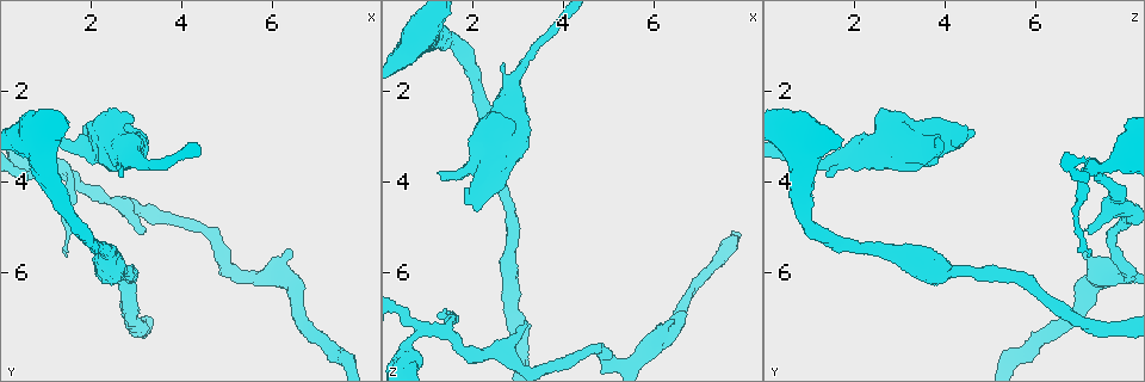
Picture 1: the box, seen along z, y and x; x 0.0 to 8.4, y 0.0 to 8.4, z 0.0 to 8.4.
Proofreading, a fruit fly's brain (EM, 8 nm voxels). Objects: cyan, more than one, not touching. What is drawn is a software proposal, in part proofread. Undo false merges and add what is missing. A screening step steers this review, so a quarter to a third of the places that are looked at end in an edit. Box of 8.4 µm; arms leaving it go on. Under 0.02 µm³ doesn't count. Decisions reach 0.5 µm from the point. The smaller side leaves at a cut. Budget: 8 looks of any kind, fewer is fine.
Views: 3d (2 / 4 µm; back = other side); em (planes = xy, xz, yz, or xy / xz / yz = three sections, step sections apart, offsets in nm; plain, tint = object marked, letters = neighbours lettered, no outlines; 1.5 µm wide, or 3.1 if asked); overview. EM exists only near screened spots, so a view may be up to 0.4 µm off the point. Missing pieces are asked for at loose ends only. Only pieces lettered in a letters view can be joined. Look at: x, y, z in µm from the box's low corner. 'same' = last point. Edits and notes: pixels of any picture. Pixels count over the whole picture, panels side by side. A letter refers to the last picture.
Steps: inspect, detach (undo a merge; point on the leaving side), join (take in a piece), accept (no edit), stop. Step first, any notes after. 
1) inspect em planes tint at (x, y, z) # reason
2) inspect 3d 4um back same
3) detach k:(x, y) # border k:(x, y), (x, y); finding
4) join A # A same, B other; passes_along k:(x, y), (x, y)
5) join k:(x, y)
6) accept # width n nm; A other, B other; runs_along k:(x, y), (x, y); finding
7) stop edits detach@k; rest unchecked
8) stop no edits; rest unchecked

inspect 3d 4um at (2.70, 3.95, 1.40) # free end

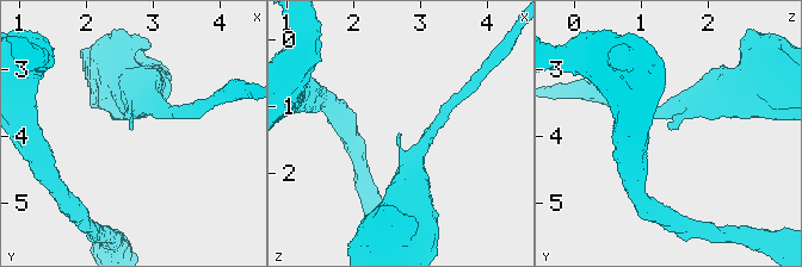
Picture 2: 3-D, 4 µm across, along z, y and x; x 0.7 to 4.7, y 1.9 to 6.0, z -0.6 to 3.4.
inspect em planes tint at (2.75, 3.90, 1.45)

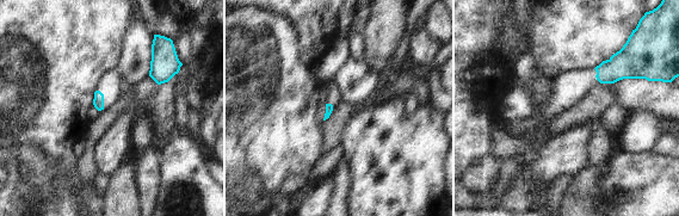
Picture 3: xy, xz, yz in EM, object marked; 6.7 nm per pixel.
inspect em planes letters same # what lies round it

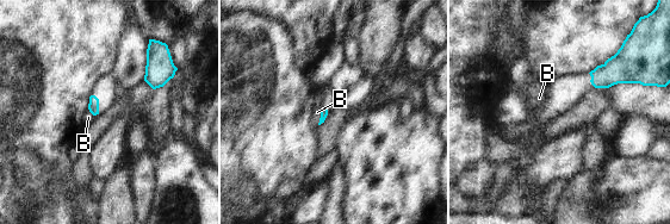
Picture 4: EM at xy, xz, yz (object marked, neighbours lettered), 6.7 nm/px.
accept # B other; border 4:(321, 107), (321, 117), (317, 123); none of them fits

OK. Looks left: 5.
inspect em planes tint at (2.05, 2.95, 4.70) # branch stops here

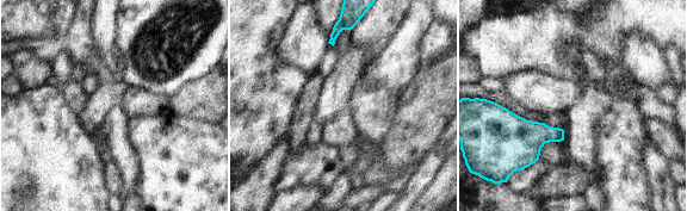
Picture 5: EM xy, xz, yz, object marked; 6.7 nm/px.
inspect em planes letters same

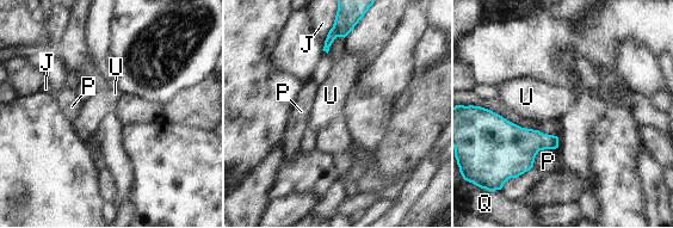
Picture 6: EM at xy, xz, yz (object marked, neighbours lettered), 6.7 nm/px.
accept # longest_contact P 220 nm; J other, P other, Q other, U other; border 6:(557, 147), (541, 149), (532, 166); no lettered piece goes on from it

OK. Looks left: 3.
inspect 3d 2um back at (3.20, 5.05, 7.10) # free end

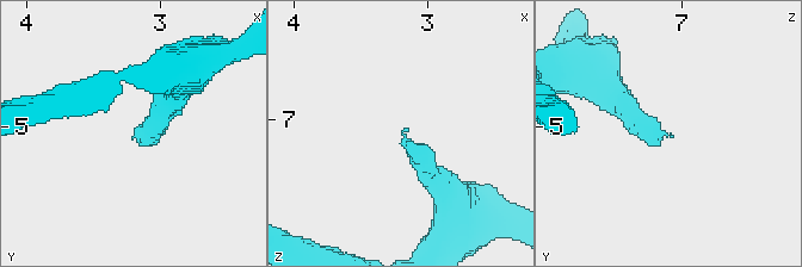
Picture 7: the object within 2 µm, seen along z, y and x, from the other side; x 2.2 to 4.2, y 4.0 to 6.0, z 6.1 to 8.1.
inspect em planes tint at (3.18, 5.06, 7.08) # now the EM

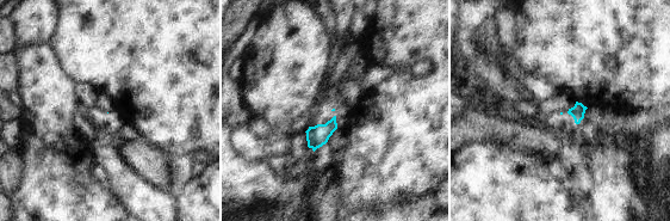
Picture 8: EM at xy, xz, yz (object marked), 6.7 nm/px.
inspect em planes letters same

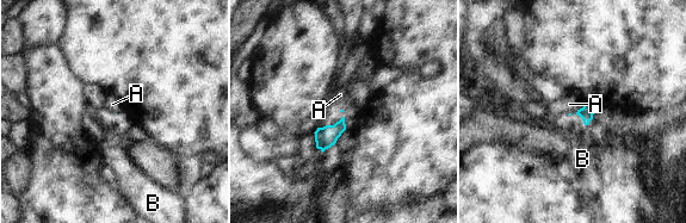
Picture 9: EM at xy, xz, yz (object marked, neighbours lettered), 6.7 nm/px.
accept # A other, B other; border 9:(585, 103), (576, 112); none of them fits

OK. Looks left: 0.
stop no edits; rest unchecked

